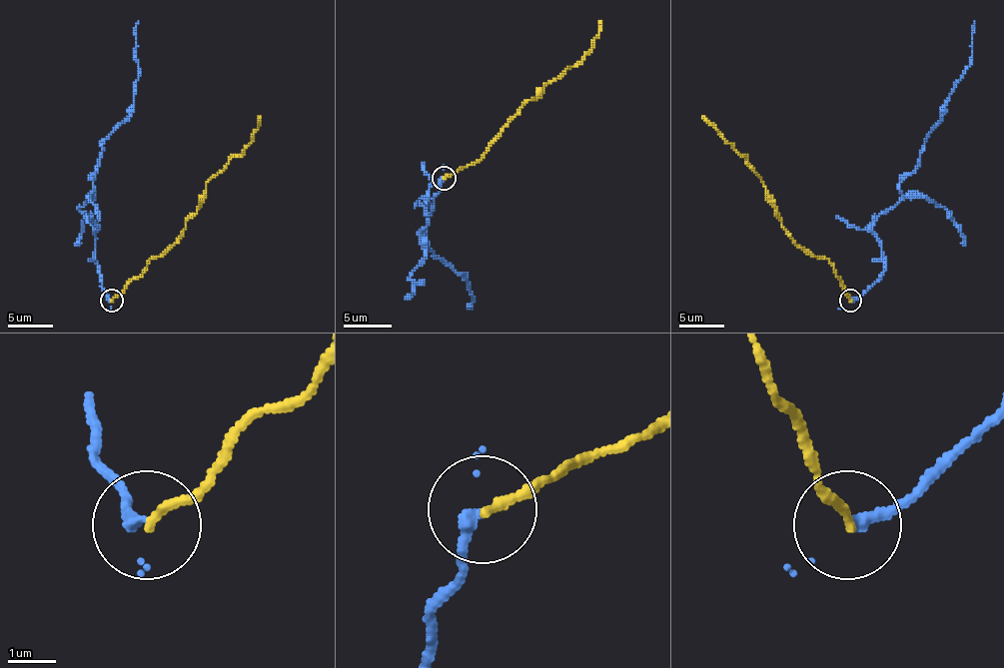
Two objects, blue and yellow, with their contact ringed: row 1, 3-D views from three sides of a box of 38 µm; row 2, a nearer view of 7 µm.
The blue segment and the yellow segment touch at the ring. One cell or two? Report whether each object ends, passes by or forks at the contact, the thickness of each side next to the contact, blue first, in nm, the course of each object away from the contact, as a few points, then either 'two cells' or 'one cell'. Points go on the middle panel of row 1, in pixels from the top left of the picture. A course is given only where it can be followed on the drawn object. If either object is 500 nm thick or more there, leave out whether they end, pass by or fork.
blue ends | yellow ends | 240/180 nm | blue via (444, 177), (429, 213), (429, 201), (429, 223), (422, 232), (424, 230), (436, 256), (468, 280), (472, 309) | yellow via (444, 177), (482, 158), (496, 136), (543, 86), (582, 59), (599, 33), (599, 21) | two cells

